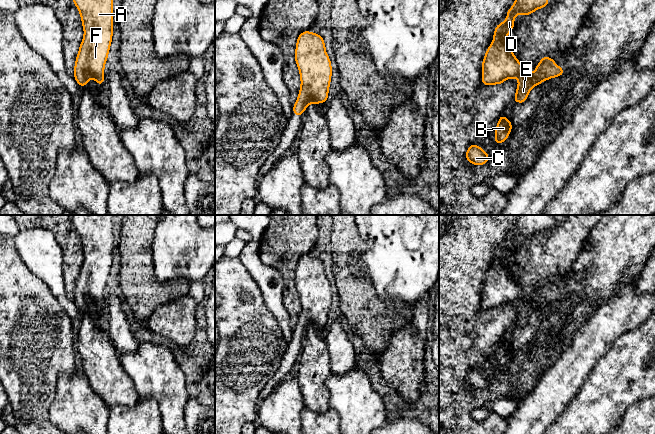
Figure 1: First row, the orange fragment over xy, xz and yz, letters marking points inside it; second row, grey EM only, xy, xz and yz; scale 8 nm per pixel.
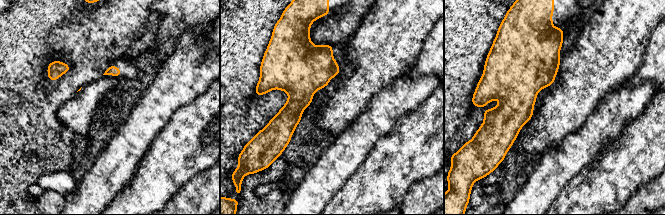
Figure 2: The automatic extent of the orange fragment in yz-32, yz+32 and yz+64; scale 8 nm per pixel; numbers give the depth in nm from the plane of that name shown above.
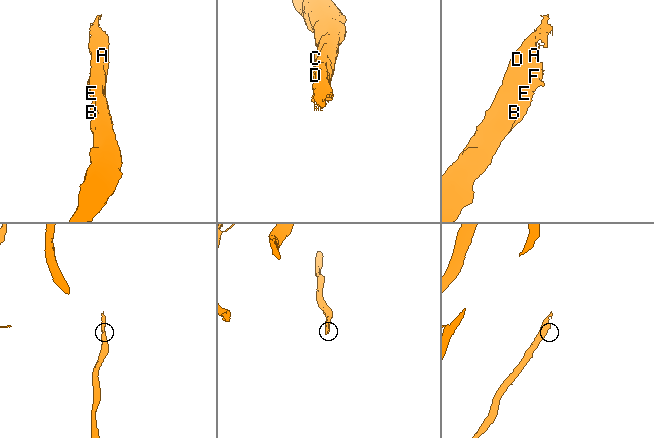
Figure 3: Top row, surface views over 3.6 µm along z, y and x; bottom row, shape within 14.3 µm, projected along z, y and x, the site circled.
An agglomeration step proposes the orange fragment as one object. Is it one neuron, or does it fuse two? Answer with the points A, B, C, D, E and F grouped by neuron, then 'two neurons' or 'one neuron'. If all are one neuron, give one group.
A B C D E F | one neuron

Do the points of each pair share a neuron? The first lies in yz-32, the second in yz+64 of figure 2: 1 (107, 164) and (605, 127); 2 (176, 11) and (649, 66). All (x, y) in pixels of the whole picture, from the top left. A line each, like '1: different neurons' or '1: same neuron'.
1: same neuron
2: different neurons

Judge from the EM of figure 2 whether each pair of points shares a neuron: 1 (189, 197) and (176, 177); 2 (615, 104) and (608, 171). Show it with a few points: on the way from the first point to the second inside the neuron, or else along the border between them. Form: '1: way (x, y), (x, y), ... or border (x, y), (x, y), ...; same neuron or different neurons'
1: border (202, 173), (197, 173), (188, 180), (166, 203); different neurons
2: border (625, 124), (620, 135), (602, 150), (597, 162); different neurons

